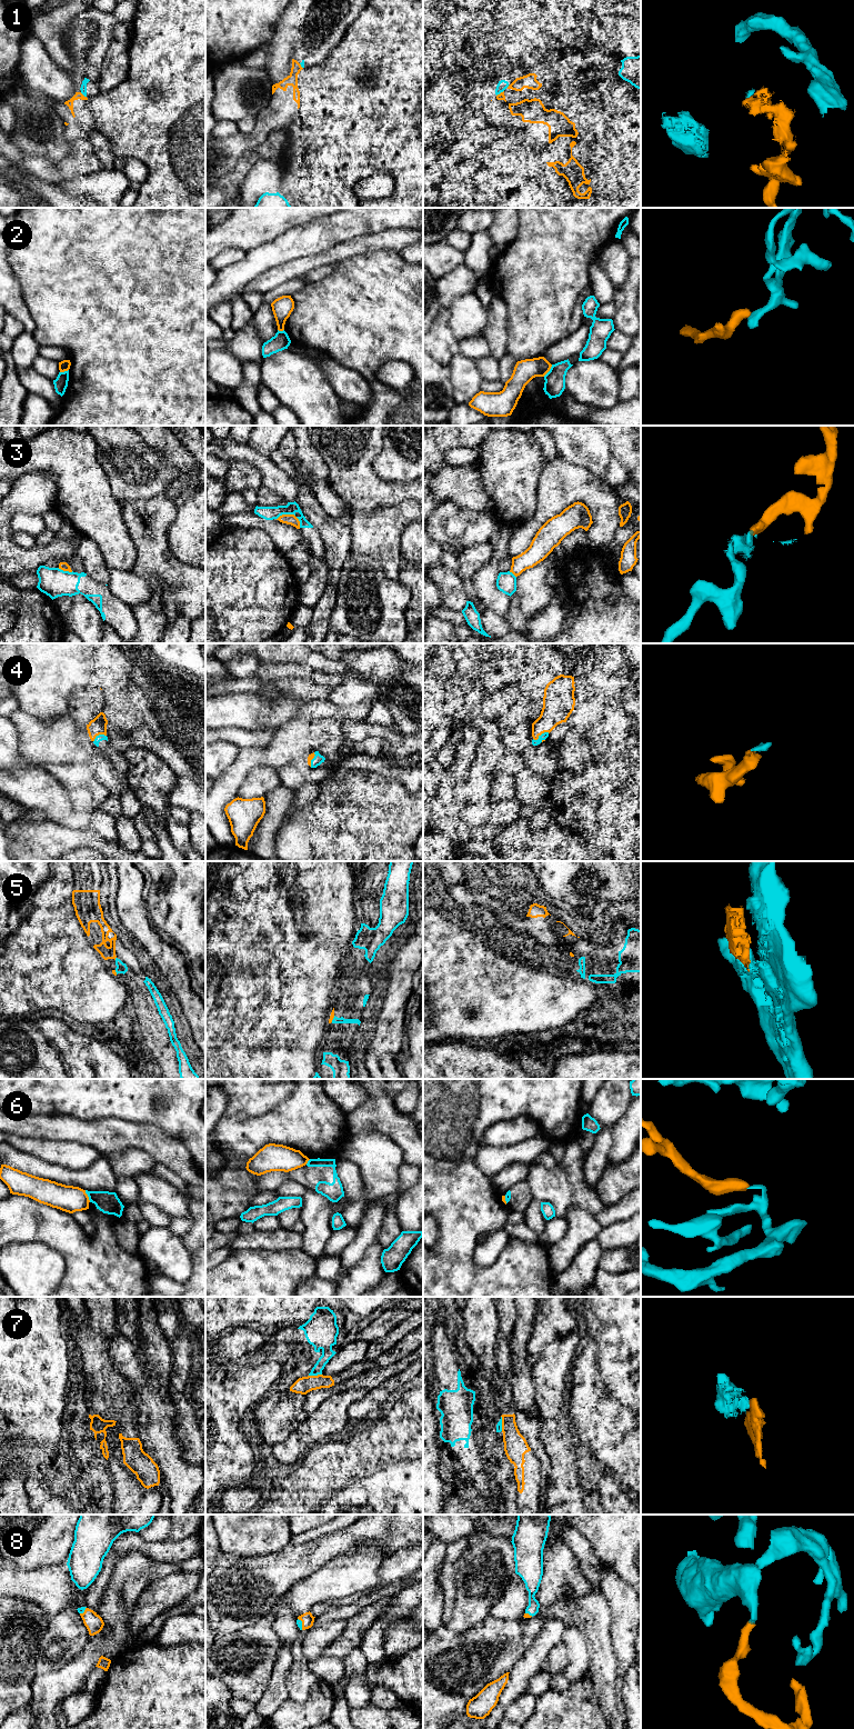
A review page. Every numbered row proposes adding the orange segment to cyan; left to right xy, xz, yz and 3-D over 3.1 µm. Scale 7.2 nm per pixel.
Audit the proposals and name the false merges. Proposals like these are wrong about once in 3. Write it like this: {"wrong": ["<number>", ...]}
{"wrong": ["1", "3", "6", "7"]}

